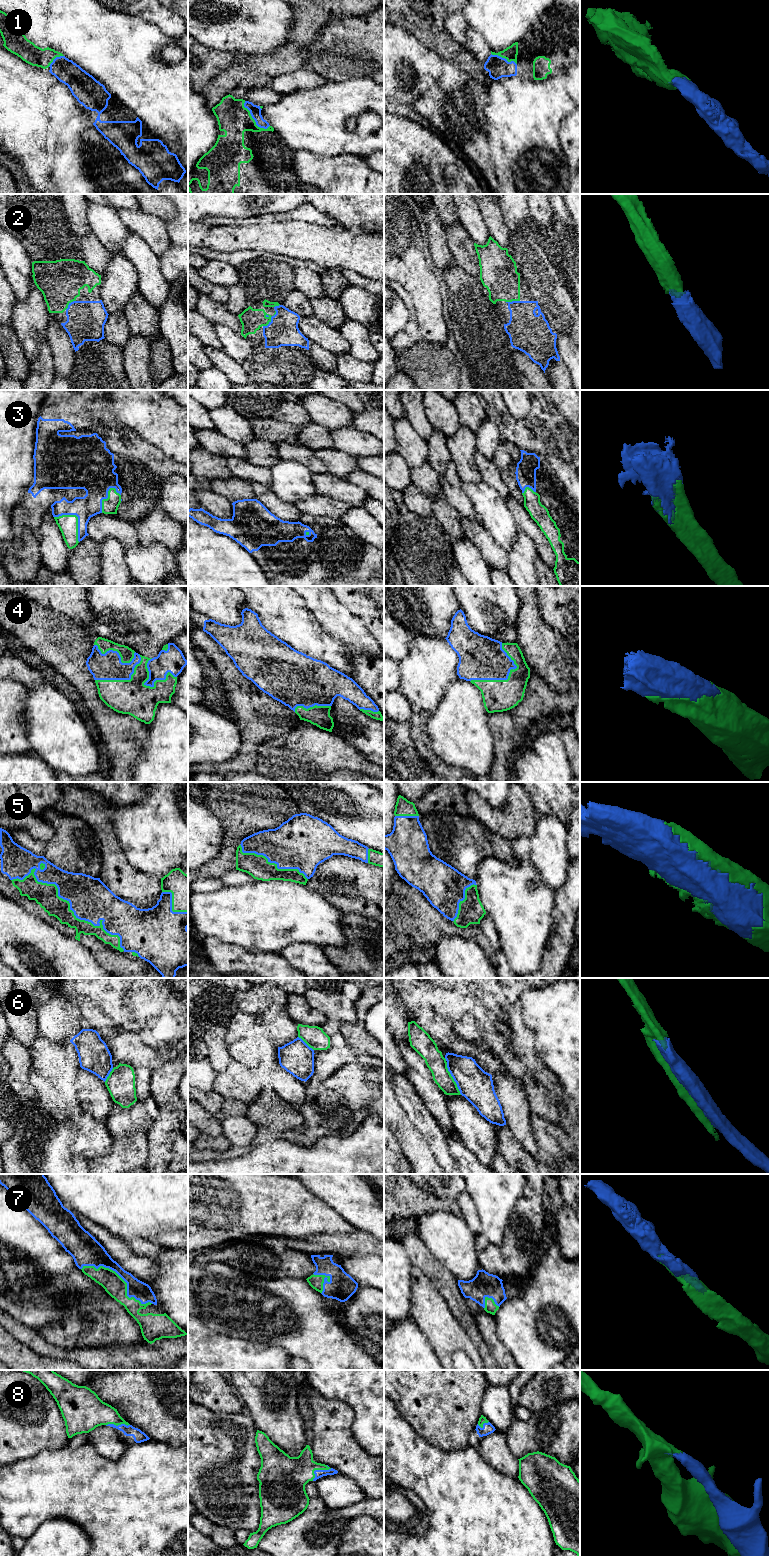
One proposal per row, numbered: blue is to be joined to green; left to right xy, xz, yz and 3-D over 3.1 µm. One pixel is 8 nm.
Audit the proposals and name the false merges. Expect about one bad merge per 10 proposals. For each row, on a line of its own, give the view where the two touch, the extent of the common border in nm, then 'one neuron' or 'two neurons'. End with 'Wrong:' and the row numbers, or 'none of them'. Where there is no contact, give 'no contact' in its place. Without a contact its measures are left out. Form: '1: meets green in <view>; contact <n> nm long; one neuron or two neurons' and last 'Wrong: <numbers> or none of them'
1: meets green in xz; contact 300 nm long; one neuron
2: meets green in xz; contact 170 nm long; one neuron
3: meets green in xy; contact 300 nm long; one neuron
4: meets green in yz; contact 400 nm long; one neuron
5: meets green in xy; contact 1100 nm long; one neuron
6: meets green in yz; contact 300 nm long; one neuron
7: meets green in xy; contact 650 nm long; one neuron
8: meets green in xz; contact 190 nm long; one neuron
Wrong: none of them

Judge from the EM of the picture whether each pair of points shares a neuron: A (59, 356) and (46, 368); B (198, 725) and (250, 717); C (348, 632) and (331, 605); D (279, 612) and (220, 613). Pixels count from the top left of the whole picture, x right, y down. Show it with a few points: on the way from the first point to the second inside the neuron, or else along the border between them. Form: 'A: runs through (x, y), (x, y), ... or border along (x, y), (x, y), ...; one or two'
A: border along (46, 340), (52, 354), (55, 372); two
B: border along (230, 720), (236, 725), (241, 741); two
C: runs through (342, 625), (331, 612); one
D: border along (244, 596), (250, 608); two

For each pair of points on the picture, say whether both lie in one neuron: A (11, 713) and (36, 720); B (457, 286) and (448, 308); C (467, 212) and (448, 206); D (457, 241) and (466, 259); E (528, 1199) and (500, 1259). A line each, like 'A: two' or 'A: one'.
A: two
B: one
C: two
D: one
E: one

